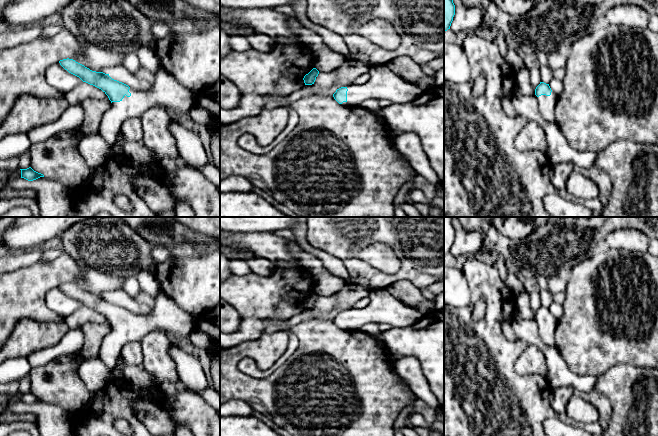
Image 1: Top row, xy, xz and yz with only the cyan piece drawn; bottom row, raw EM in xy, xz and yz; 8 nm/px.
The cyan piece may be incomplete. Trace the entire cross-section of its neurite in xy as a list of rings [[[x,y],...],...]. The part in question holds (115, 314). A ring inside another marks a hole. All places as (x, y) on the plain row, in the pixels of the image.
[[[63,283],[59,287],[69,297],[79,301],[83,306],[101,313],[108,320],[111,332],[103,339],[97,357],[103,361],[110,372],[115,370],[118,365],[122,347],[129,341],[140,342],[148,331],[157,330],[176,337],[188,337],[195,329],[196,318],[179,307],[161,289],[154,299],[154,309],[148,314],[138,314],[112,303],[109,298],[92,295],[73,283]]]

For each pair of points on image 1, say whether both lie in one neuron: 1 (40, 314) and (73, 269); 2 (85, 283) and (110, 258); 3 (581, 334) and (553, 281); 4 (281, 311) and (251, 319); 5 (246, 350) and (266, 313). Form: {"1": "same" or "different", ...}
{"1": "same", "2": "different", "3": "different", "4": "different", "5": "different"}

